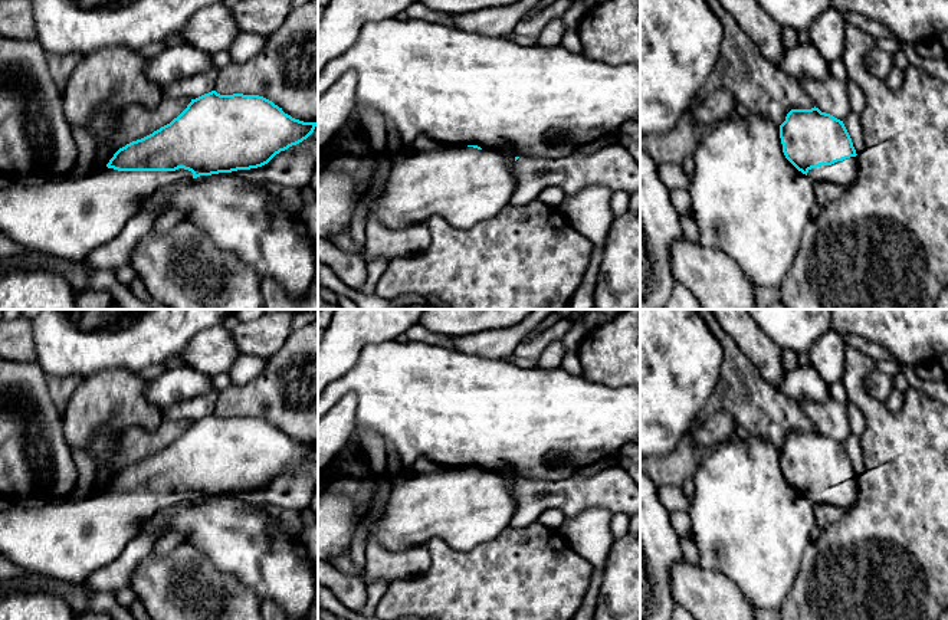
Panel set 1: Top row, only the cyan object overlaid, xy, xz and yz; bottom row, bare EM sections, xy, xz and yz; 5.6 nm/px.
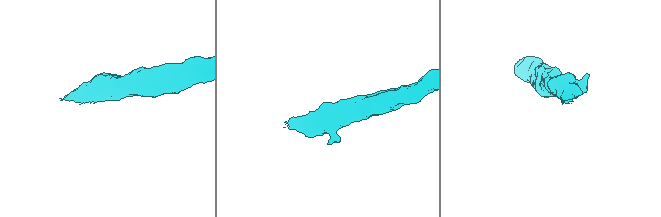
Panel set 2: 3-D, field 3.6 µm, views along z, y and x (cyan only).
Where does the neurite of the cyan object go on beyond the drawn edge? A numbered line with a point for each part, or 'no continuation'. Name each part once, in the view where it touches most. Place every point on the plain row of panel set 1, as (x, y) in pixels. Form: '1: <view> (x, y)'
1: xy (68, 540)

